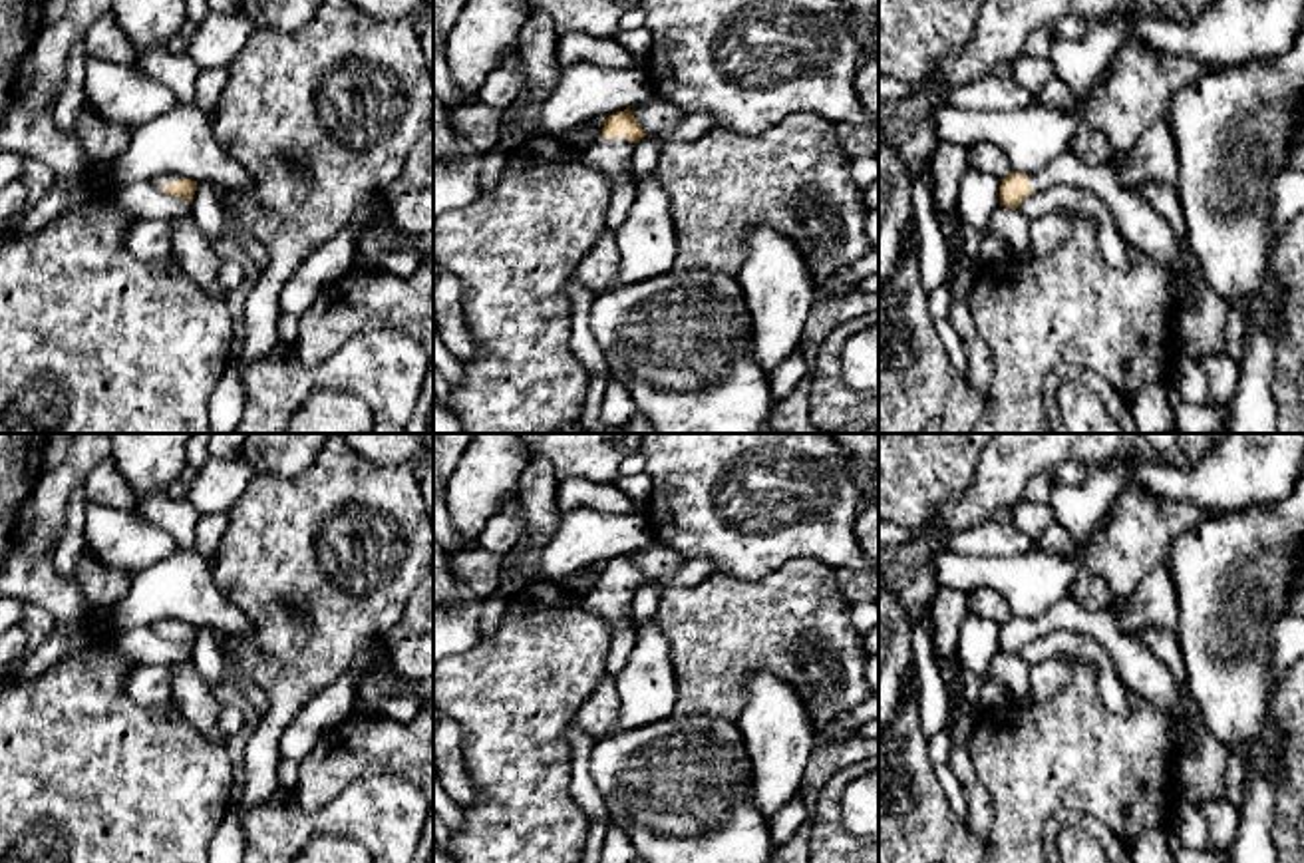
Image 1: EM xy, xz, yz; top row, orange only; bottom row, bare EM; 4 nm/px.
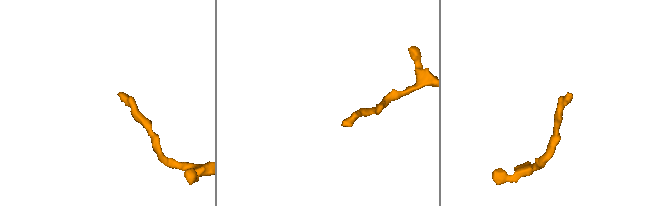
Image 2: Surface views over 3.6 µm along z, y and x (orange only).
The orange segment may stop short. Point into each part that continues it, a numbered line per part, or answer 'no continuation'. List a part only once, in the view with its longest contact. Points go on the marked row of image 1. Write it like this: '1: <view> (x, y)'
1: xz (611, 156)

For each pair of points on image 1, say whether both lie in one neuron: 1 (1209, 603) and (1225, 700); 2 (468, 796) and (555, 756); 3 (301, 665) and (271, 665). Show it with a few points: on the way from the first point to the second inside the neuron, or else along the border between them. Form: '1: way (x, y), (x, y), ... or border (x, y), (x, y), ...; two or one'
1: way (1209, 627), (1209, 651), (1205, 655), (1225, 677); one
2: border (460, 748), (476, 788), (476, 798), (464, 810); two
3: way (293, 665), (279, 665); one

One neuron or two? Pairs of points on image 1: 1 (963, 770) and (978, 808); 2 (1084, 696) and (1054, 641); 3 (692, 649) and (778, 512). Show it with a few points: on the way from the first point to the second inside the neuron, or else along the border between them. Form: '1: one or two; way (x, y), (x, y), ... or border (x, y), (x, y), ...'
1: one; way (969, 780), (977, 798)
2: two; border (1066, 655), (1086, 659), (1094, 667), (1098, 694)
3: two; border (778, 567), (750, 581), (728, 581), (718, 573)

